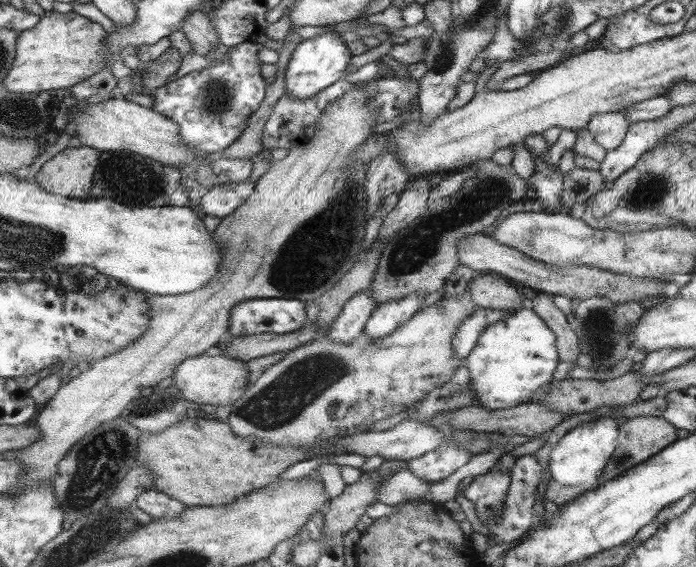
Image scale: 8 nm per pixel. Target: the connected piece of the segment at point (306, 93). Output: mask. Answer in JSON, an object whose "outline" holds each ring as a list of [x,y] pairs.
{"outline":[[[329,31],[314,38],[303,40],[292,53],[292,58],[286,69],[286,92],[296,100],[312,98],[314,94],[324,91],[337,80],[345,76],[346,67],[352,60],[353,53],[346,46],[344,38],[336,31]]]}

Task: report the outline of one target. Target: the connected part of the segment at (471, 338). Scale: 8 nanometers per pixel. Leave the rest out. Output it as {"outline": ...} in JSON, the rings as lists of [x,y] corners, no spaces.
{"outline":[[[478,307],[476,312],[464,319],[458,326],[457,332],[453,337],[452,348],[456,356],[460,356],[463,360],[472,352],[479,335],[496,320],[502,320],[506,316],[510,316],[514,310],[512,309],[491,309]]]}

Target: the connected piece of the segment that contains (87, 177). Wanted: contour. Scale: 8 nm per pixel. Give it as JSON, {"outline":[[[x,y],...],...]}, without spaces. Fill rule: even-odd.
{"outline":[[[66,147],[43,164],[35,180],[45,192],[90,200],[101,152],[92,147]]]}

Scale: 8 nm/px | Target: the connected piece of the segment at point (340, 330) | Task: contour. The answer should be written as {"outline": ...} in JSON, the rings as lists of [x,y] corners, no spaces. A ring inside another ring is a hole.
{"outline":[[[366,288],[350,298],[342,312],[331,322],[328,338],[330,343],[351,344],[365,331],[370,315],[377,310],[372,298],[372,288]]]}

